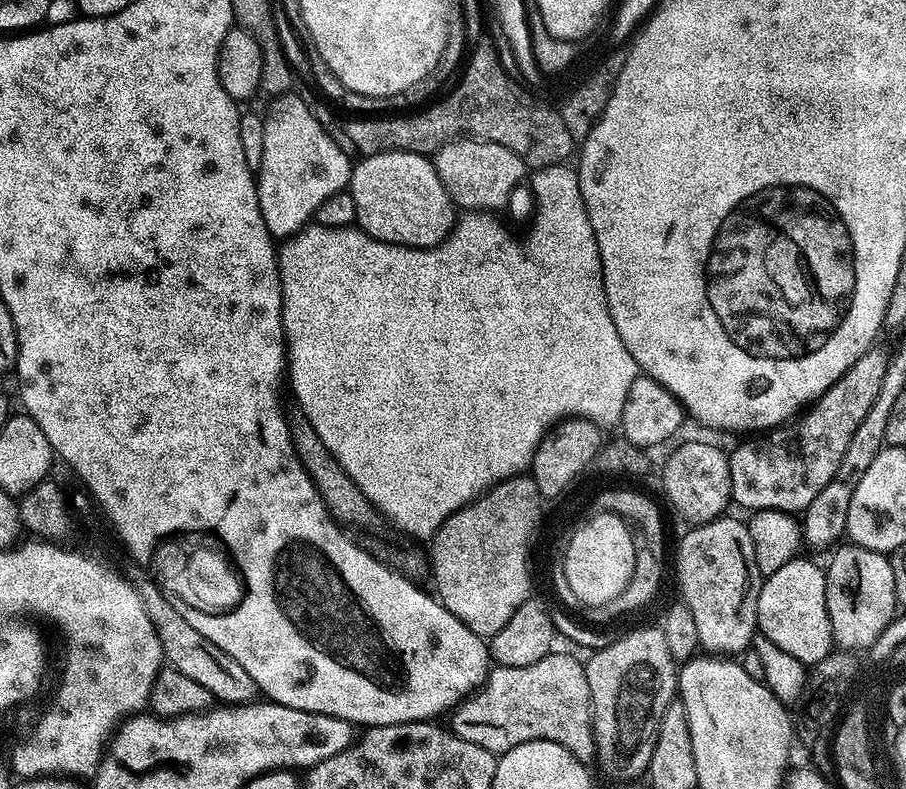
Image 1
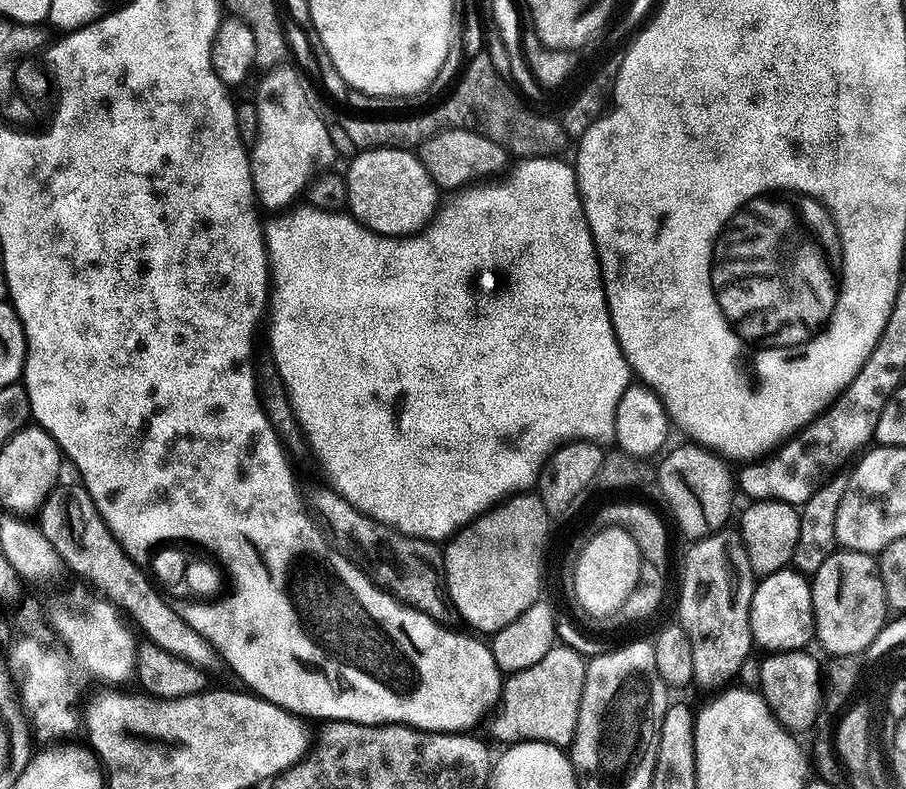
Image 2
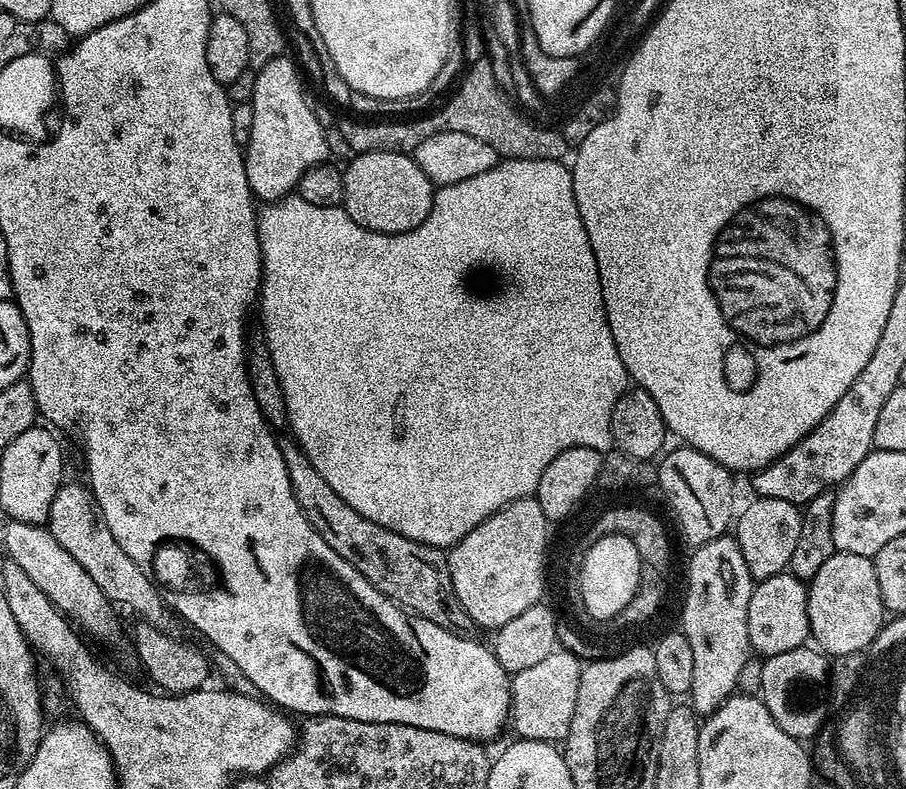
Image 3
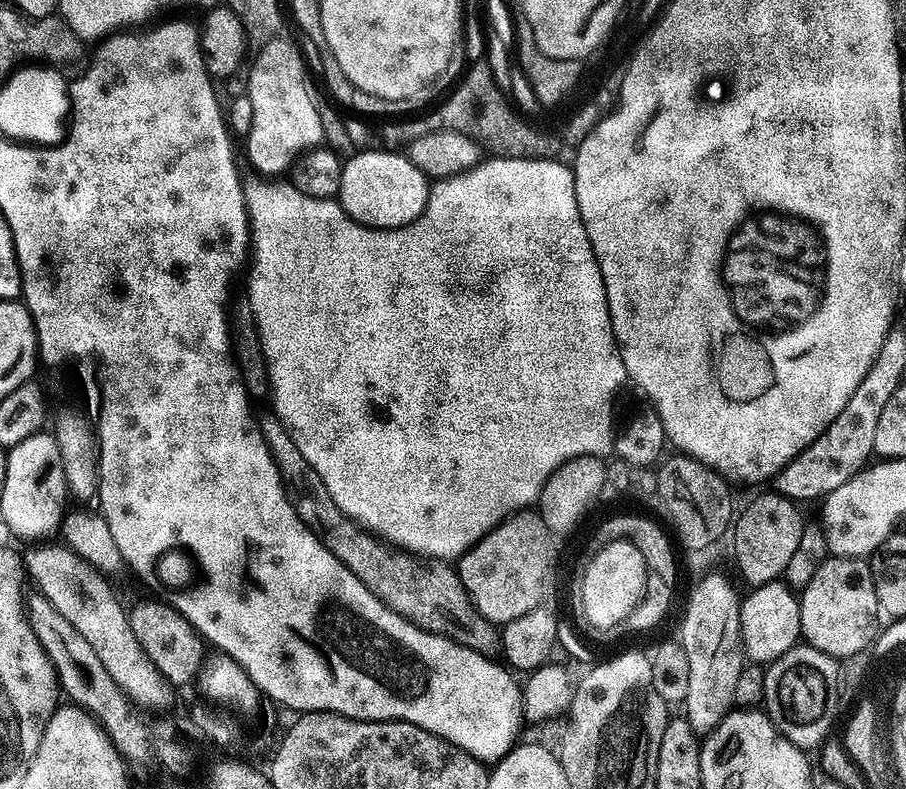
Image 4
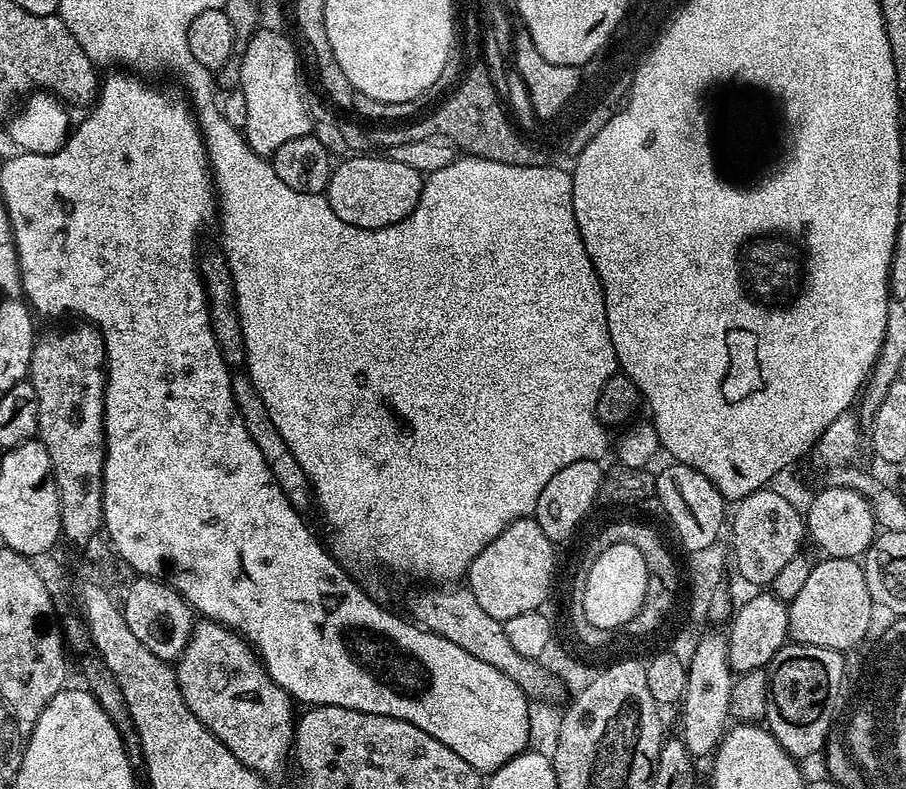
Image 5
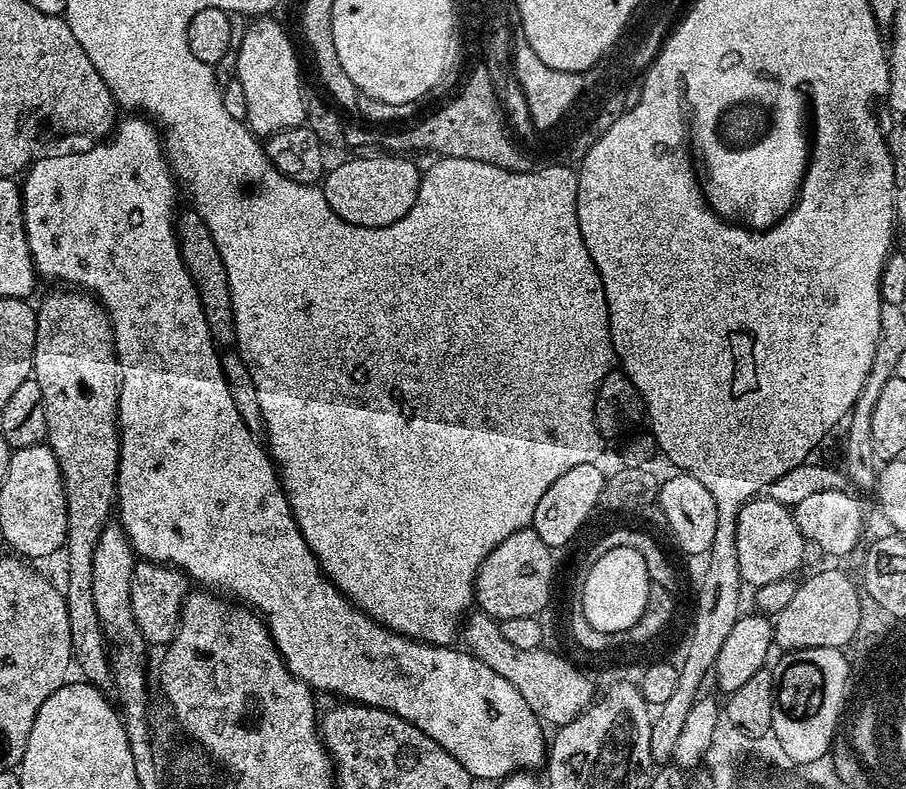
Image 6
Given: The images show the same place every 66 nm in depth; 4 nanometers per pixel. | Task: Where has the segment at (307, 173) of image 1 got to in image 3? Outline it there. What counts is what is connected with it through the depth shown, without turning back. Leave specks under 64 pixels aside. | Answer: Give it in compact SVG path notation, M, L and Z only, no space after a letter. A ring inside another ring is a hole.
M276 55L260 66L252 84L254 126L246 145L244 169L253 193L268 196L264 198L287 197L299 185L306 169L325 163L330 154L324 137L325 125L320 124L315 110L308 105L295 62L286 57Z

